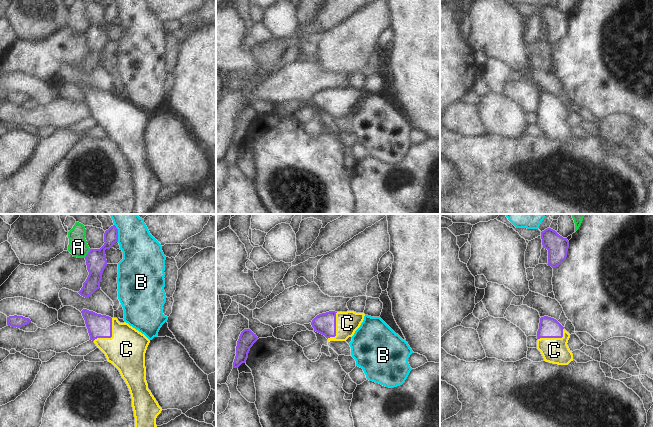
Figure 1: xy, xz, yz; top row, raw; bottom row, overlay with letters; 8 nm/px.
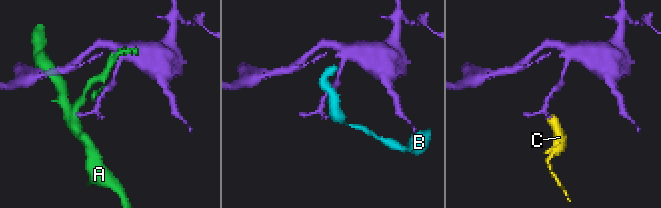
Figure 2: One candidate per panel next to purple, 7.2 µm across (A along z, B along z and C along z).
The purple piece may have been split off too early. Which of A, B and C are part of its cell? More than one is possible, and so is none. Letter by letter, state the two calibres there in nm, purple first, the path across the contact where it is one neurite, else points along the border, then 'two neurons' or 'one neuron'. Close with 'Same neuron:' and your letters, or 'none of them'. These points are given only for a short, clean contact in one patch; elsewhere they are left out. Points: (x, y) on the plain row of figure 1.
A: 160/160 nm | two neurons
B: 140/300 nm | along xy (114, 0), (117, 5), (118, 17) | two neurons
C: 190/320 nm | across xy (99, 102), (111, 112), (126, 125) | one neuron
Same neuron: C

